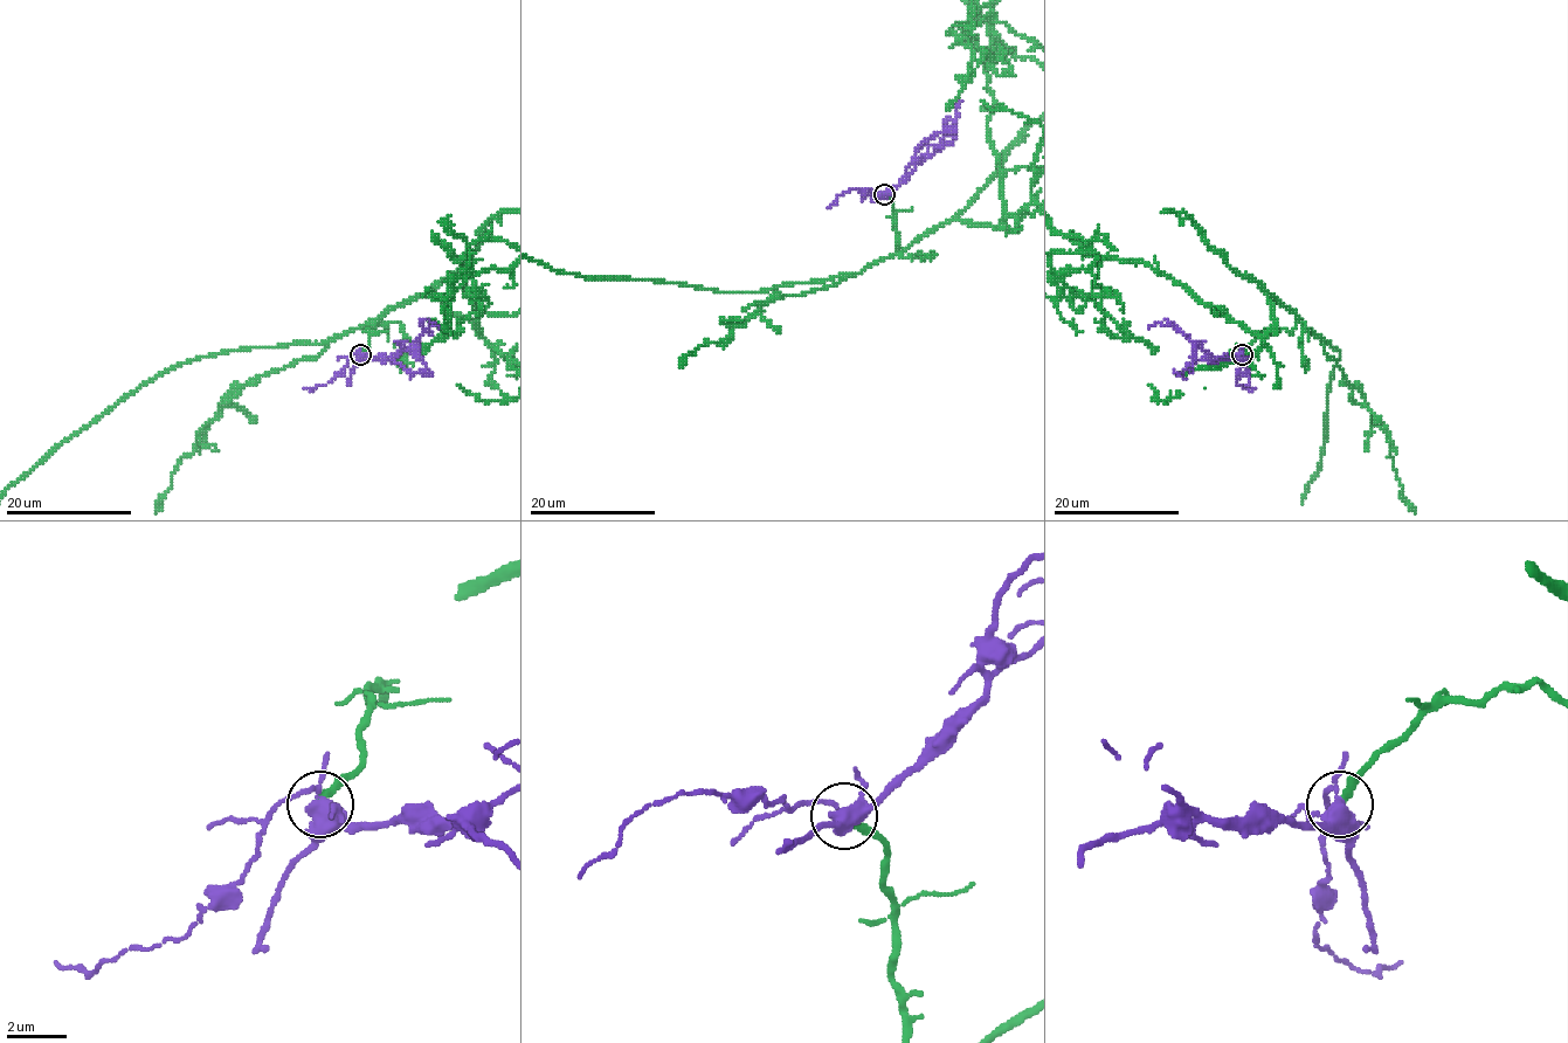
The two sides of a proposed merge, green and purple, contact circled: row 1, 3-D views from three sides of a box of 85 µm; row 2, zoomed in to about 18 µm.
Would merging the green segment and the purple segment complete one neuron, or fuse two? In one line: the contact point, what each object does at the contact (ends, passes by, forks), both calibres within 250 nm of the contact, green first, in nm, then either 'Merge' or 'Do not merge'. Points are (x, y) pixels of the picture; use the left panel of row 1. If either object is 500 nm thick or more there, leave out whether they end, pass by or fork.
Place: (360, 354). At the ring green ends. At the ring purple forks. Thickness 220 nm (green) against 400 nm. Merge

